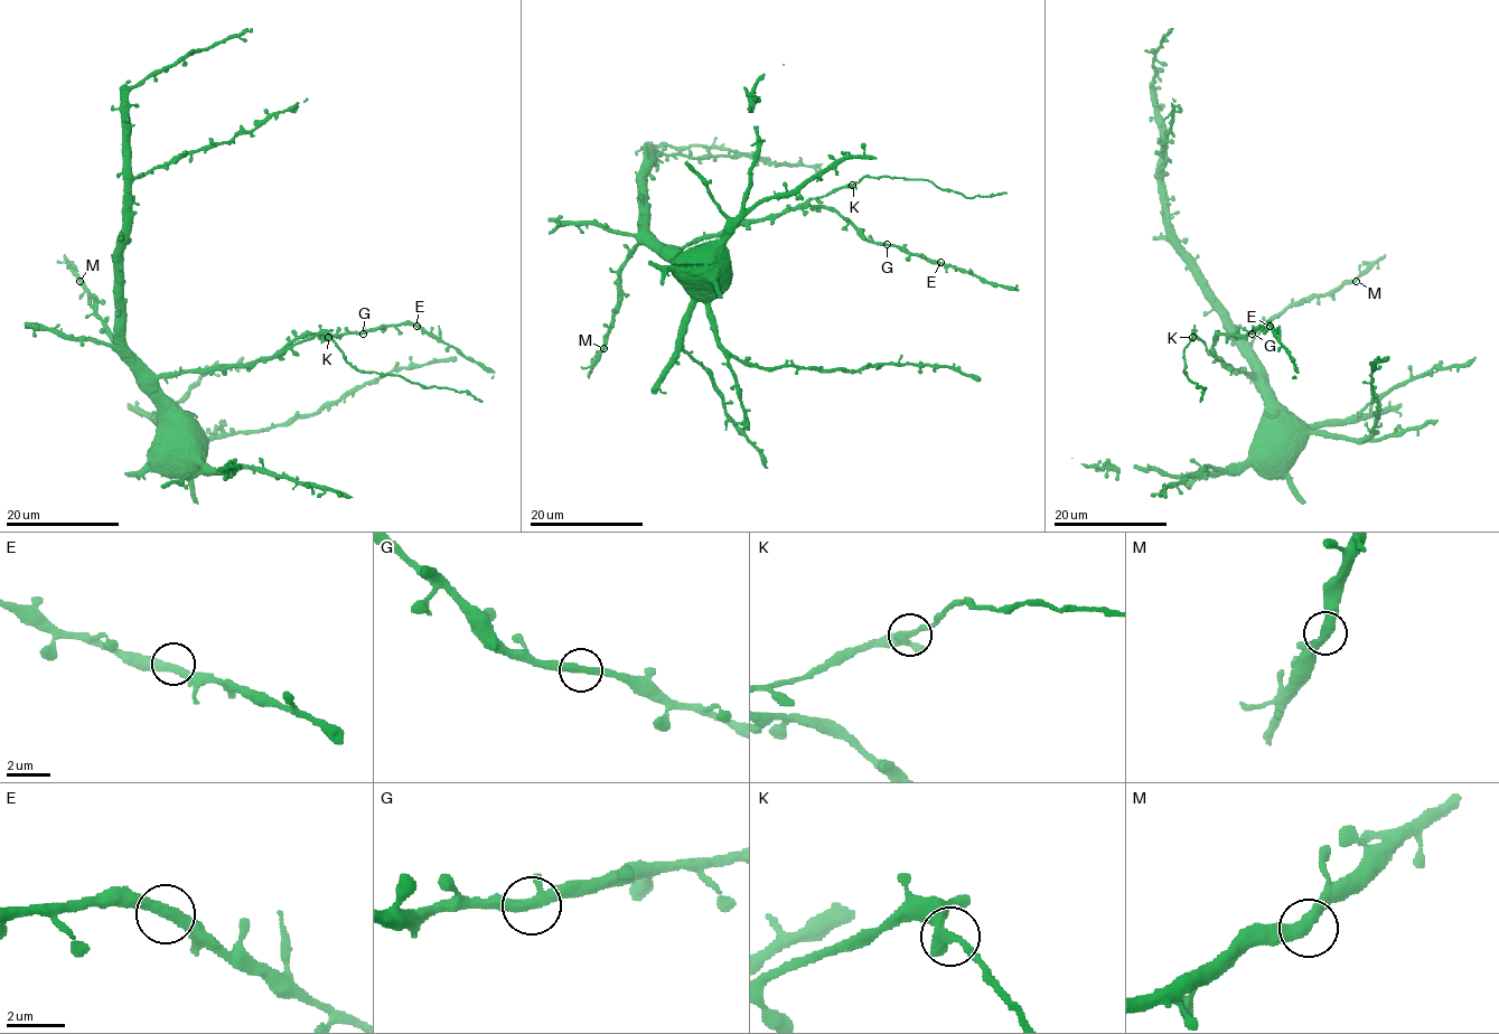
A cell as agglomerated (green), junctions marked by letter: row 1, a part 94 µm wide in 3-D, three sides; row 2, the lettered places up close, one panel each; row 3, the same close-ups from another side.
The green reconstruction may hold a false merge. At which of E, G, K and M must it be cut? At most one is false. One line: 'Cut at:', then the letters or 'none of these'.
Cut at: K

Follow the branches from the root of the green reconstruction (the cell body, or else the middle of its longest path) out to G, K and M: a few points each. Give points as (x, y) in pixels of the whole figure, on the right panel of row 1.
G: (1254, 360), (1255, 374), (1235, 372), (1214, 349), (1214, 339), (1218, 335), (1252, 334)
K: (1254, 360), (1255, 374), (1235, 372), (1214, 356), (1196, 335), (1192, 337)
M: (1254, 360), (1251, 342), (1272, 319), (1293, 304), (1333, 293), (1356, 281)

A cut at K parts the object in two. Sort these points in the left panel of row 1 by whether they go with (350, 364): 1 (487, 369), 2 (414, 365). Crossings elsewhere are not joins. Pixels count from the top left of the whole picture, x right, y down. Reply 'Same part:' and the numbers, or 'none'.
Same part: none

